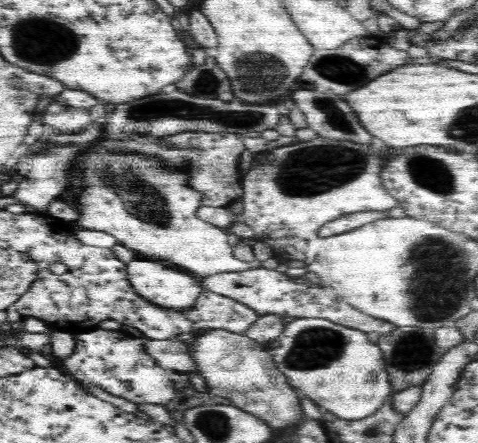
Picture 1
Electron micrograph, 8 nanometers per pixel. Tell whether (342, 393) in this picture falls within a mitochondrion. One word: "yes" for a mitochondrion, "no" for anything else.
no

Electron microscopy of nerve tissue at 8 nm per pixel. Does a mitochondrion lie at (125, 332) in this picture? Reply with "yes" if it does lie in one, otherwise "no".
no

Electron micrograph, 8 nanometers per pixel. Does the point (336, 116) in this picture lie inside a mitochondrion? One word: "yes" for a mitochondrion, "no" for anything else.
yes

